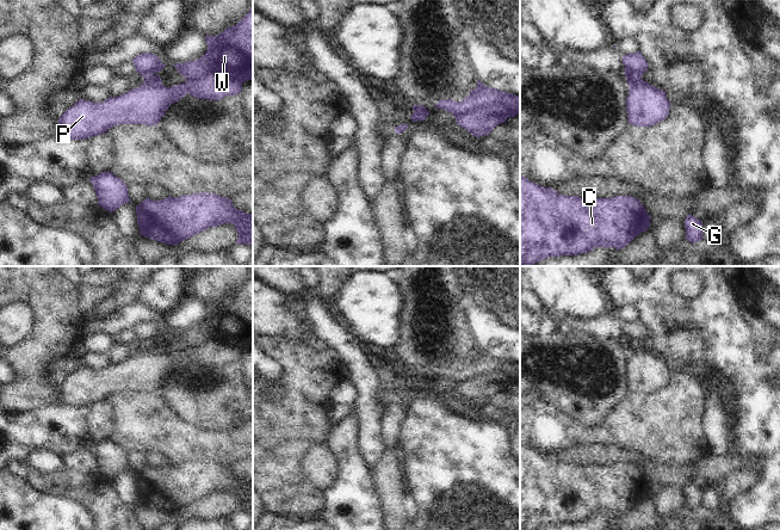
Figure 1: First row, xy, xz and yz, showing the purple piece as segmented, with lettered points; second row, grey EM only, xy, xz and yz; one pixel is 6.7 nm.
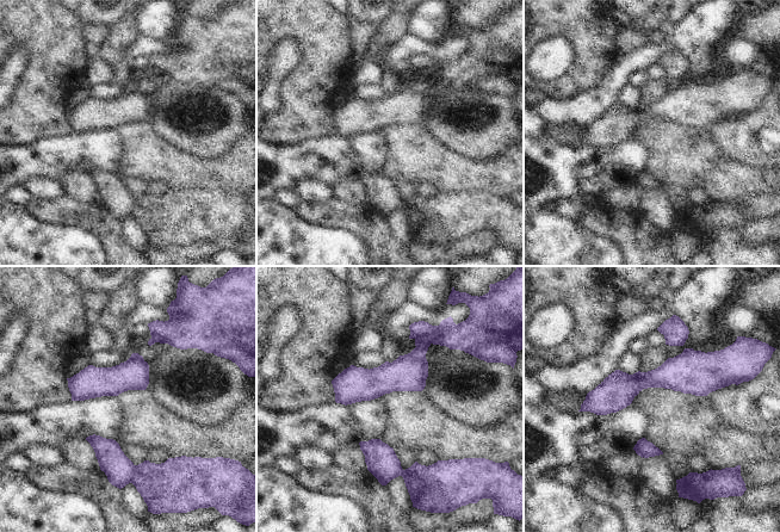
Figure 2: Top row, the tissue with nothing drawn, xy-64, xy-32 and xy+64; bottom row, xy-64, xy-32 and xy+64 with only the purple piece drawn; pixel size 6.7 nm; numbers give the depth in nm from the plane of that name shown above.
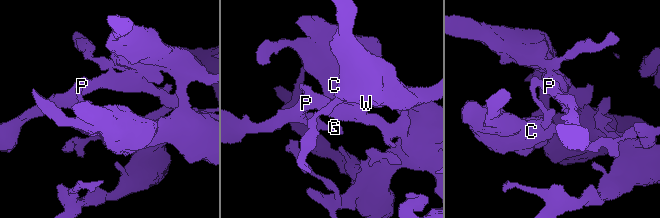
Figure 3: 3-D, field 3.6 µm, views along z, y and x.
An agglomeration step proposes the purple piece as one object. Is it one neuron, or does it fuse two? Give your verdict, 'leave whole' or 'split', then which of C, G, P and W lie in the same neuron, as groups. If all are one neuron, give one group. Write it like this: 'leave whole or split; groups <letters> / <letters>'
split; groups C W / G P

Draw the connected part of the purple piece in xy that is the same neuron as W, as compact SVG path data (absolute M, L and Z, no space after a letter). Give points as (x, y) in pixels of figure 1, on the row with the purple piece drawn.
M253 1L250 11L218 36L204 36L206 53L194 61L174 64L186 80L221 70L237 74L242 82L253 80Z

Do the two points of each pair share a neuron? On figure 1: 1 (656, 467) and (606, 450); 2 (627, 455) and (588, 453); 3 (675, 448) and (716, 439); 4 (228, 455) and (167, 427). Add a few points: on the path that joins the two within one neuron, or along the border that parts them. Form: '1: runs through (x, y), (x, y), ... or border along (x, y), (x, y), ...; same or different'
1: border along (644, 457), (638, 467); different
2: runs through (618, 455), (598, 454); same
3: border along (703, 413), (703, 431), (710, 451); different
4: runs through (212, 445), (183, 442); same

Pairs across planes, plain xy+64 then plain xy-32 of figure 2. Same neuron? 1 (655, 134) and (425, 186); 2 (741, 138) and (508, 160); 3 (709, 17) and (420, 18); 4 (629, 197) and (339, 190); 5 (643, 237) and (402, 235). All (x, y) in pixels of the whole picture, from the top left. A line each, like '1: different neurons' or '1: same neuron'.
1: different neurons
2: different neurons
3: same neuron
4: same neuron
5: different neurons

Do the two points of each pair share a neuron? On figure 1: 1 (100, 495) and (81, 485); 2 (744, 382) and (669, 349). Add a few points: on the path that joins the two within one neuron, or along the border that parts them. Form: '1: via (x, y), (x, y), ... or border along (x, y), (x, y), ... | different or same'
1: via (96, 492), (86, 490) | same
2: via (725, 363), (711, 349), (688, 349) | same

